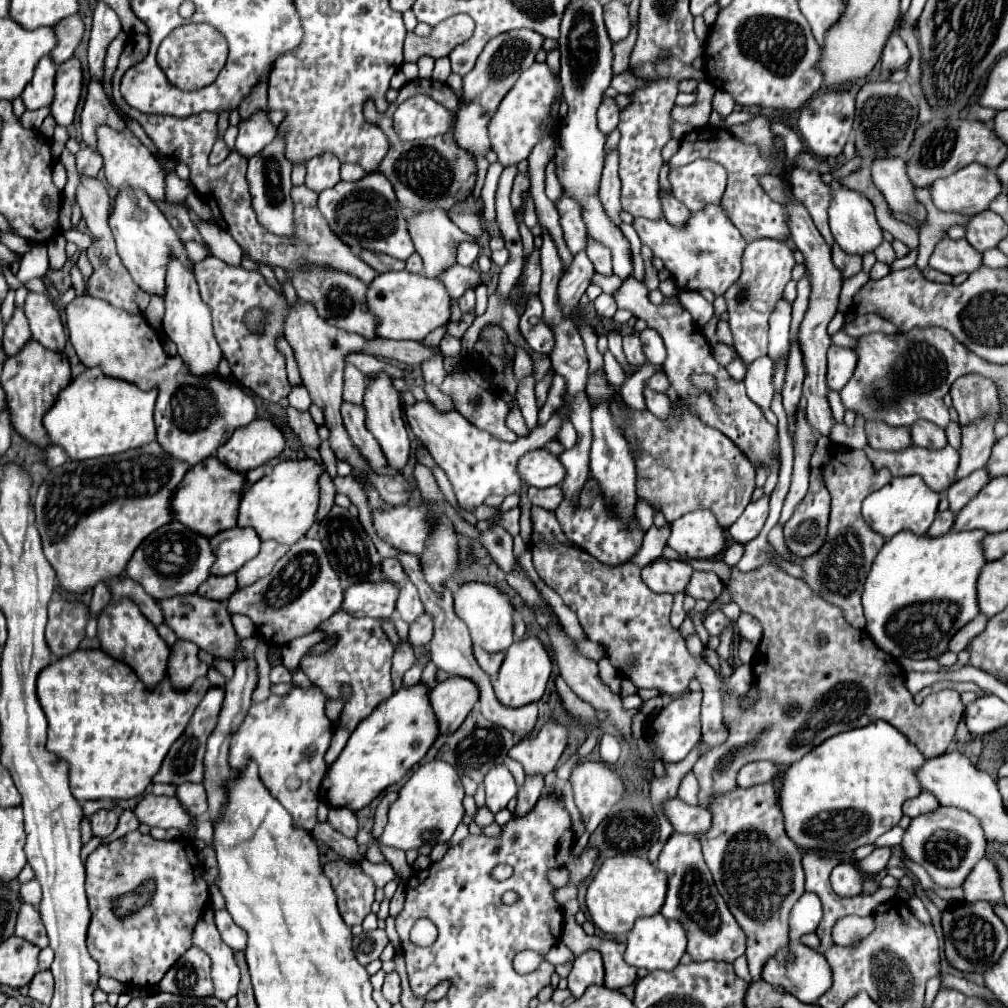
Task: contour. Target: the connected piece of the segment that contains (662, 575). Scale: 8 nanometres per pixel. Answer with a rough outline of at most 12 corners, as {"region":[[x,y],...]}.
{"region":[[658,558],[642,568],[654,592],[684,592],[692,568]]}

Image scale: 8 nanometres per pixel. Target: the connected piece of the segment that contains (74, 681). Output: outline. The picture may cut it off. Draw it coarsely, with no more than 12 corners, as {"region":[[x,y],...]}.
{"region":[[76,650],[38,676],[80,802],[140,796],[208,678]]}

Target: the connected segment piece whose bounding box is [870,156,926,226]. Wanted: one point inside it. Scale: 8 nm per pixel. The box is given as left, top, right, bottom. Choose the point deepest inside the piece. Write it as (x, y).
(890, 177)

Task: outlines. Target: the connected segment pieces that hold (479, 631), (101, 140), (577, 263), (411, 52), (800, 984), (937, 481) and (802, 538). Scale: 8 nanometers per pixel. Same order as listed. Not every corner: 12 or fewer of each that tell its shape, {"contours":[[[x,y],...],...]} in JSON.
{"contours":[[[460,586],[454,610],[474,646],[504,652],[514,608],[494,586]],[[98,128],[112,188],[134,186],[164,200],[152,152],[124,128]],[[586,250],[574,256],[558,284],[566,316],[590,286],[596,272]],[[466,14],[450,16],[428,36],[408,32],[404,62],[420,56],[448,56],[468,40],[474,20]],[[790,942],[762,980],[816,1004],[832,972],[820,952]],[[864,446],[874,468],[920,476],[934,492],[954,484],[958,452],[910,446],[878,452]],[[820,468],[784,524],[784,542],[796,558],[814,554],[826,538],[830,494]]]}

